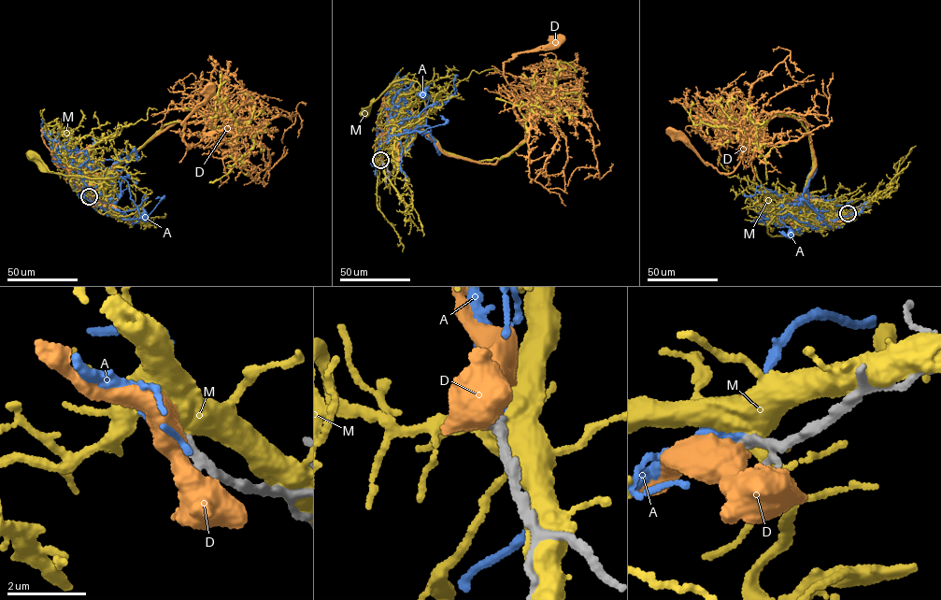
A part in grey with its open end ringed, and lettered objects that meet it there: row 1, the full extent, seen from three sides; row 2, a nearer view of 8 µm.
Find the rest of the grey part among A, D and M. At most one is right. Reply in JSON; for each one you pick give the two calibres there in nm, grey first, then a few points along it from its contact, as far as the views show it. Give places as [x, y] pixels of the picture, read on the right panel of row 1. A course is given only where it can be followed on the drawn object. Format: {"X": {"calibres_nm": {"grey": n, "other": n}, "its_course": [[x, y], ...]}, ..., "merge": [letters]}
{"A": {"calibres_nm": {"grey": 280, "other": 360}, "its_course": [[848, 213], [818, 225], [818, 212], [801, 200], [779, 214], [791, 235]]}, "merge": ["A"]}

